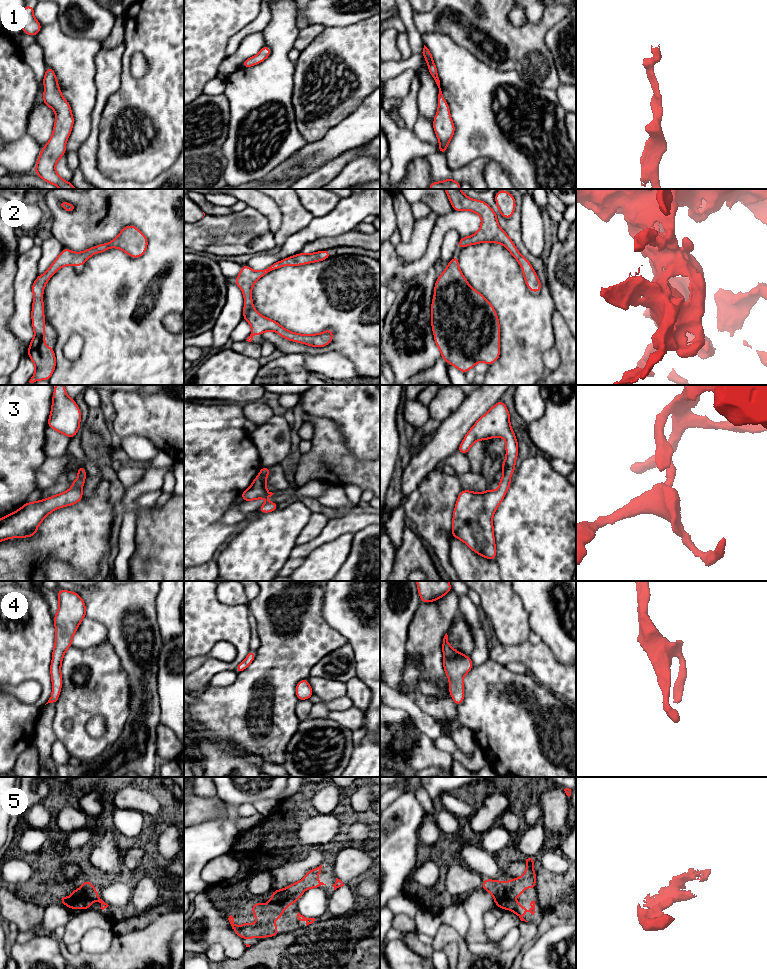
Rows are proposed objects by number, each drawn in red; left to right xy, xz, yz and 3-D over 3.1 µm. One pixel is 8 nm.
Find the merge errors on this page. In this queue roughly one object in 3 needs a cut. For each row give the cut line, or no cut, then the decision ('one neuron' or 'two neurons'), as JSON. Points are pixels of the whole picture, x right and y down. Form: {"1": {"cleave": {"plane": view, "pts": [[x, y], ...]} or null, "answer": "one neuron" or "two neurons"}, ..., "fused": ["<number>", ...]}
{"1": {"cleave": null, "answer": "one neuron"}, "2": {"cleave": null, "answer": "one neuron"}, "3": {"cleave": null, "answer": "one neuron"}, "4": {"cleave": null, "answer": "one neuron"}, "5": {"cleave": null, "answer": "one neuron"}, "fused": []}

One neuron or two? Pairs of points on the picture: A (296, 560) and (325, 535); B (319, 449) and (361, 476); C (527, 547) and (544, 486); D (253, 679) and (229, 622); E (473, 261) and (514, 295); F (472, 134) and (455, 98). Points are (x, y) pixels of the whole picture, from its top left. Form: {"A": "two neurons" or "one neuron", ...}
{"A": "one neuron", "B": "one neuron", "C": "one neuron", "D": "two neurons", "E": "one neuron", "F": "one neuron"}

